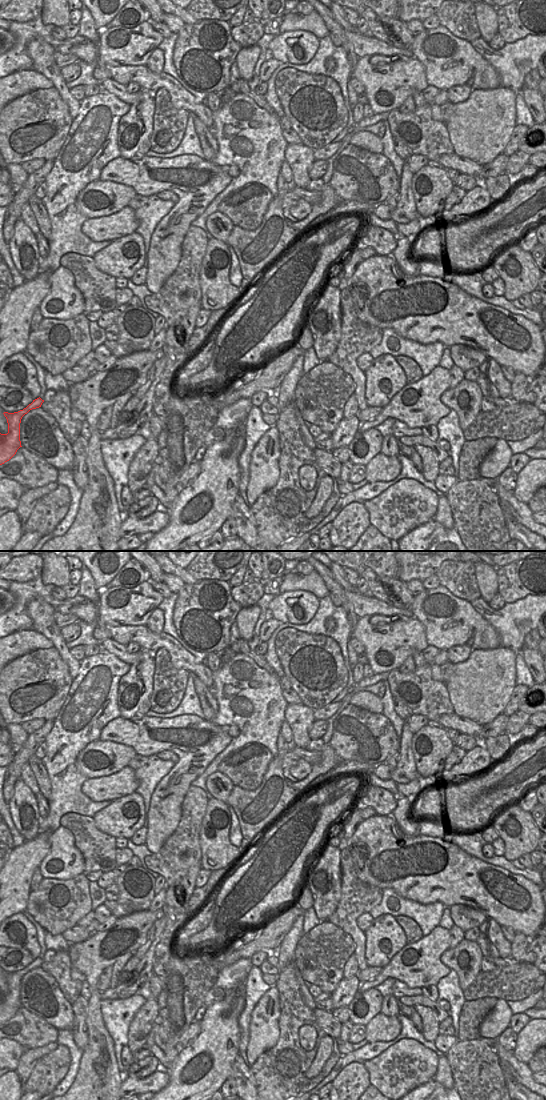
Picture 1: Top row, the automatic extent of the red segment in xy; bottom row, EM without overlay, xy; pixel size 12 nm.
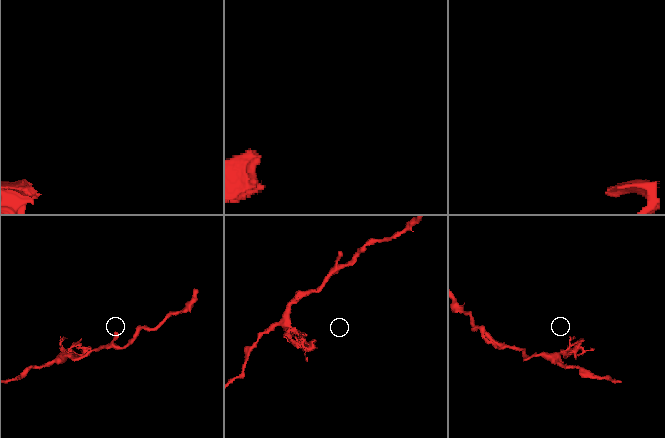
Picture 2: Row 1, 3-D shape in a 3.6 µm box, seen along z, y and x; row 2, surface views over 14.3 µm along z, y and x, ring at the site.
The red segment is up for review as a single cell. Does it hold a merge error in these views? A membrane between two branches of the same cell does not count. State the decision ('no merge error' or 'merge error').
merge error

